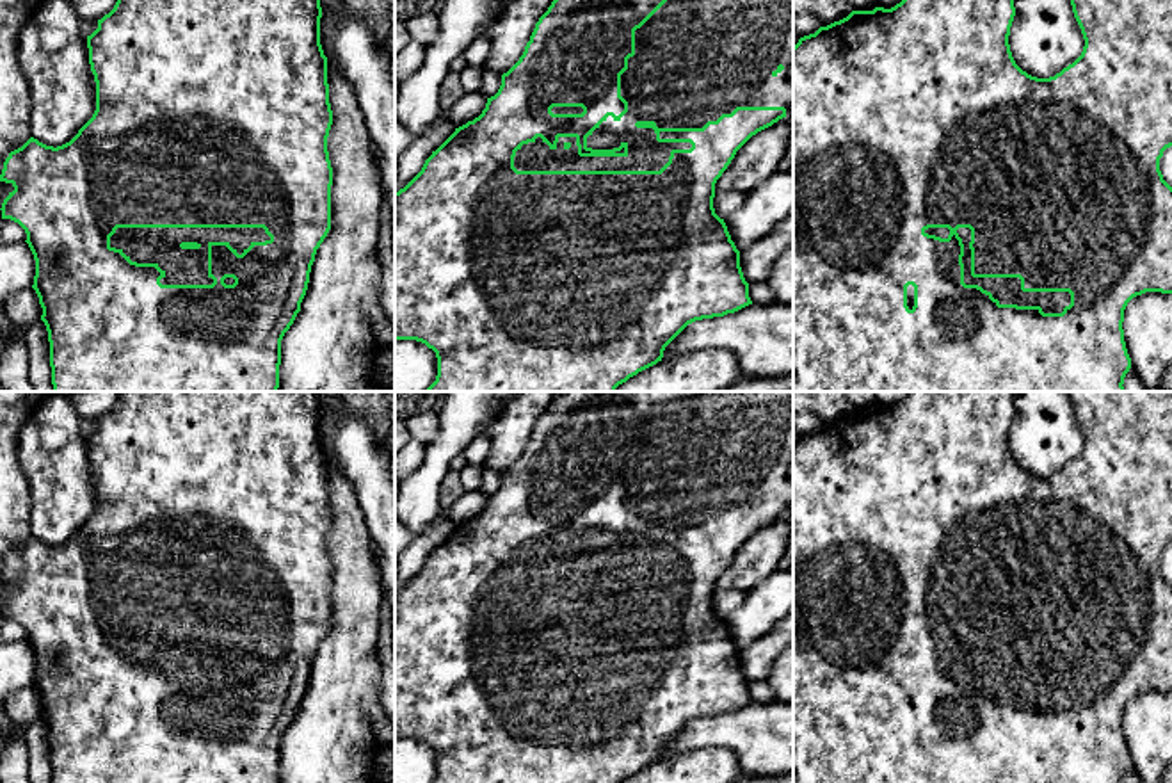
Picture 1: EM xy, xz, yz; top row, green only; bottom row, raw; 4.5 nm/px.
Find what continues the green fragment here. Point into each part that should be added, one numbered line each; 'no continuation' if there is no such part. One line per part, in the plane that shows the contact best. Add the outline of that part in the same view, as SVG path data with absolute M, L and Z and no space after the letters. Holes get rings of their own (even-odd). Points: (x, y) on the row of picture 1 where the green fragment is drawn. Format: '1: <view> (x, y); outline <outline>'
1: xz (694, 59); outline M667 0L635 30L635 55L621 75L621 96L628 112L615 121L608 116L589 137L587 148L614 149L628 144L626 157L580 157L576 137L558 137L551 149L541 137L523 144L514 157L518 171L660 171L672 149L690 149L690 142L658 142L653 128L637 128L637 121L654 121L658 128L702 128L736 107L788 107L793 84L788 69L793 62L793 0Z

